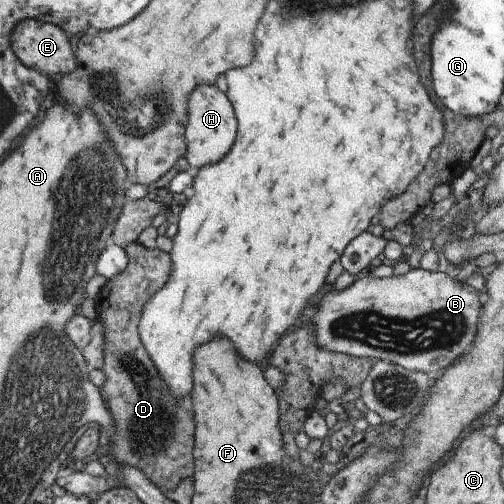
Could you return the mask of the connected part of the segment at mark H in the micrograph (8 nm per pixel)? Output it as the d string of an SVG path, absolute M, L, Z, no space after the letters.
M200 86L192 91L187 106L189 116L186 127L186 158L193 168L202 168L206 164L220 162L236 138L236 116L230 100L216 86Z

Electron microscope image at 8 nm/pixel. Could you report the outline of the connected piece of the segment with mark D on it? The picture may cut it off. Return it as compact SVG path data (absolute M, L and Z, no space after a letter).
M132 243L129 247L129 265L119 275L108 279L101 292L96 298L97 308L100 310L98 316L105 324L105 355L104 355L104 374L106 383L103 387L98 387L102 398L110 405L109 413L113 420L113 430L110 430L108 442L113 443L111 450L113 456L119 461L120 465L134 467L143 472L152 484L156 485L166 496L178 488L178 484L190 476L194 476L194 420L184 406L172 398L168 392L166 382L160 378L156 372L156 366L144 346L140 344L138 336L138 322L140 322L140 312L144 304L148 302L150 296L154 296L170 278L172 270L172 260L170 254L160 252L158 248L148 249L139 243Z

